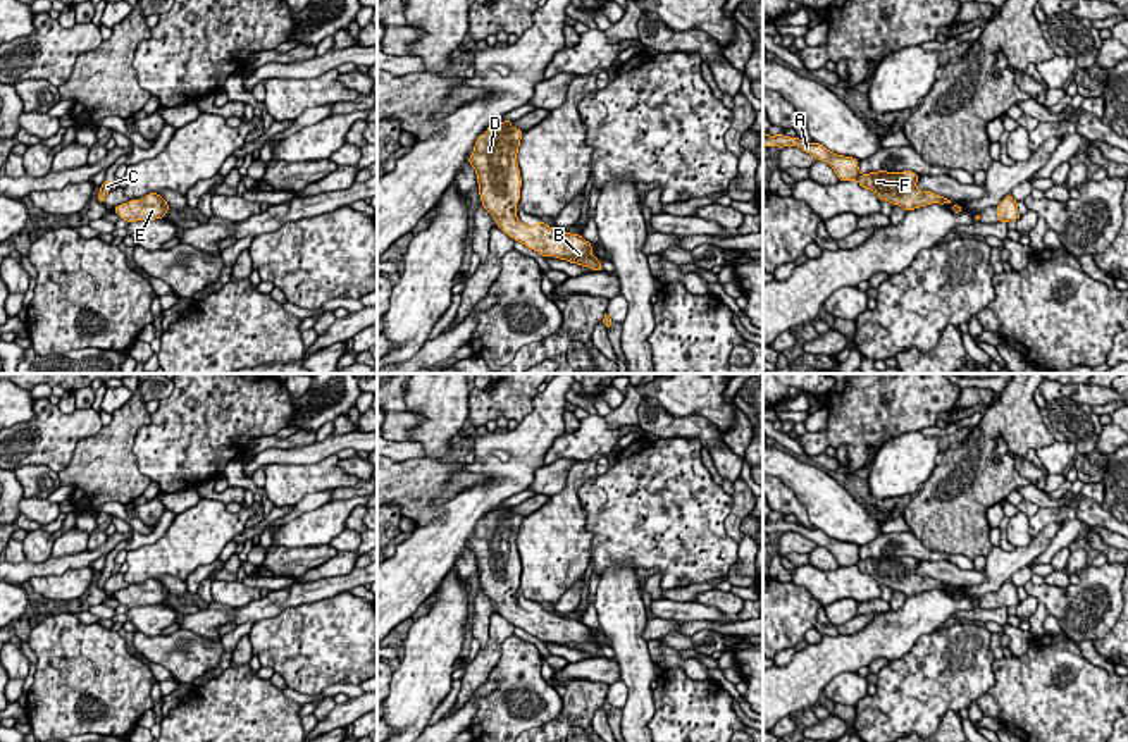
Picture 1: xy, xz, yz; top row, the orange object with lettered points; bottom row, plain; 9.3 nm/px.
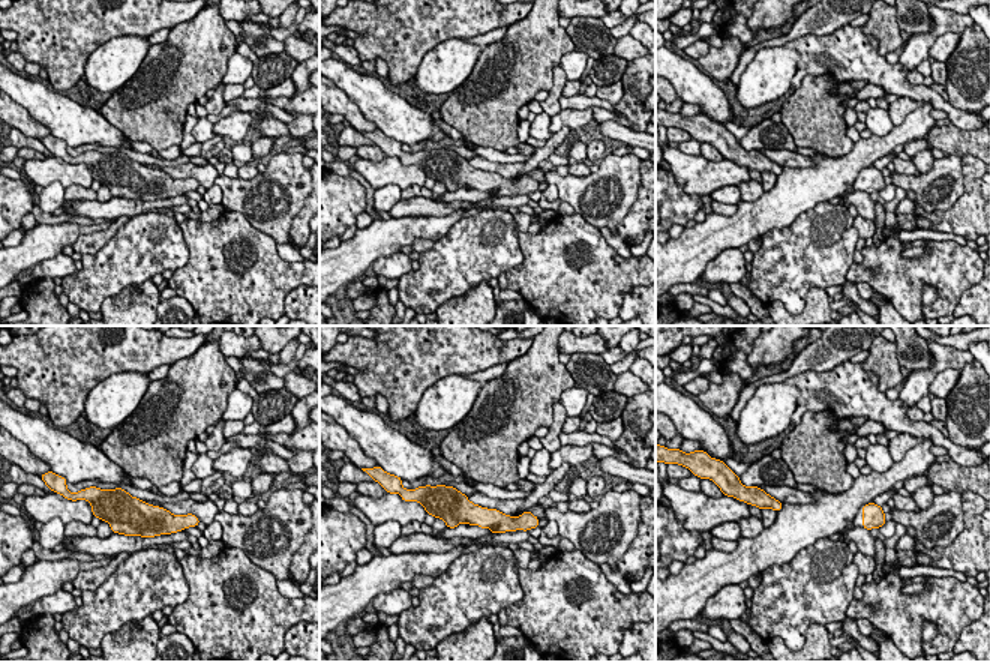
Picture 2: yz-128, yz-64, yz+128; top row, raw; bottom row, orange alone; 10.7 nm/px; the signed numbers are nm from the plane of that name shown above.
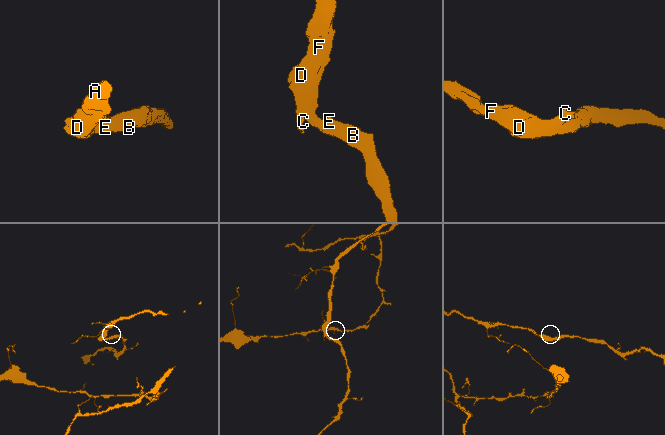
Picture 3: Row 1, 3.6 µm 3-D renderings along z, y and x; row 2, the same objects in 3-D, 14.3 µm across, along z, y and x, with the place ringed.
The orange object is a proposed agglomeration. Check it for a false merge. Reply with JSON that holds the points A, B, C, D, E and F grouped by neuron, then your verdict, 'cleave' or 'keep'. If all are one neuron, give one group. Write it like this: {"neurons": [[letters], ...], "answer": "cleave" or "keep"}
{"neurons": [["A", "B", "C", "D", "E", "F"]], "answer": "keep"}

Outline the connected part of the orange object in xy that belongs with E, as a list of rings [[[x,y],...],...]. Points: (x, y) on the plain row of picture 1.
[[[148,578],[141,585],[129,585],[127,589],[117,591],[114,599],[119,604],[131,608],[136,606],[155,606],[164,604],[169,596],[169,589],[157,578]]]

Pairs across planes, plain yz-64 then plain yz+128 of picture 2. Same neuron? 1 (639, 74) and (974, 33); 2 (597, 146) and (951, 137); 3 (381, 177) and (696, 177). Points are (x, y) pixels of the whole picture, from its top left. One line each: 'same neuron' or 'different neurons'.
1: same neuron
2: different neurons
3: same neuron

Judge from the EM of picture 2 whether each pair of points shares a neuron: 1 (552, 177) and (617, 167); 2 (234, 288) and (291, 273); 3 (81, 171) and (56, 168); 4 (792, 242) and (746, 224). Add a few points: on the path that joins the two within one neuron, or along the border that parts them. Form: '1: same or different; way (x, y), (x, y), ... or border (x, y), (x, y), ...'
1: same; way (569, 183), (590, 183), (600, 176)
2: same; way (248, 279), (278, 278)
3: same; way (75, 171), (62, 171)
4: different; border (800, 215), (788, 225), (771, 228), (761, 237)

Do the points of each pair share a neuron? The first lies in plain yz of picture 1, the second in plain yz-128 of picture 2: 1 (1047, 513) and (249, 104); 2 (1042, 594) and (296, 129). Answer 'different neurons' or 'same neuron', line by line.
1: different neurons
2: different neurons

